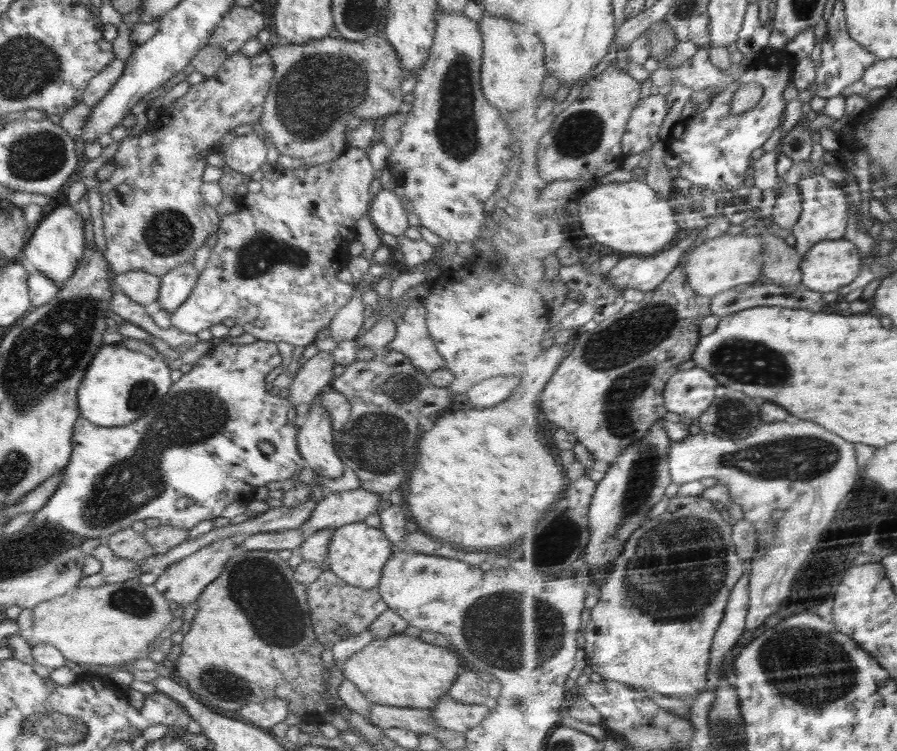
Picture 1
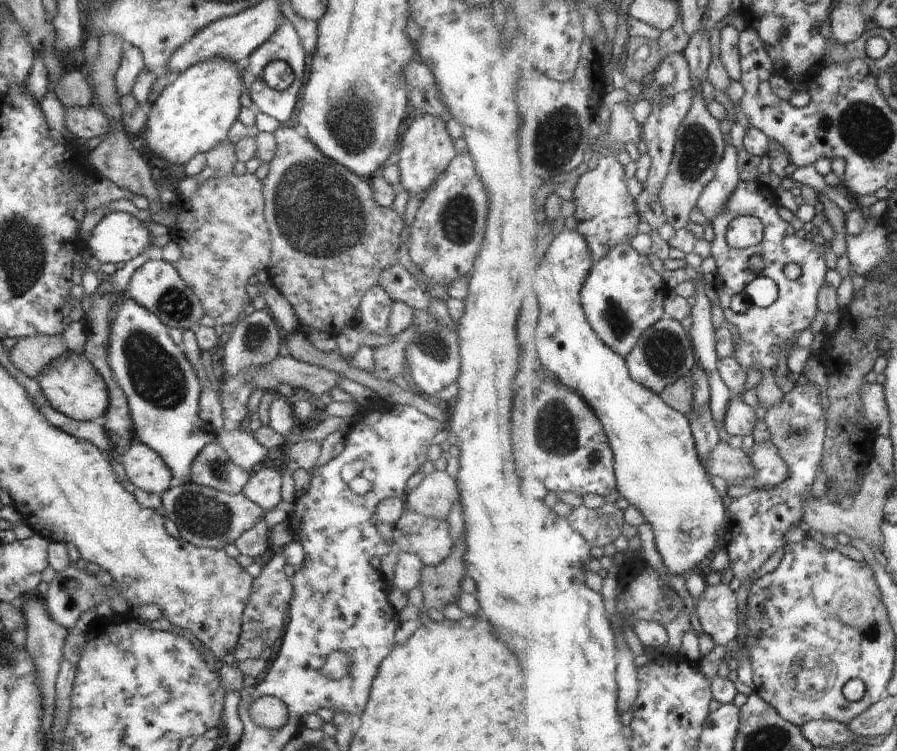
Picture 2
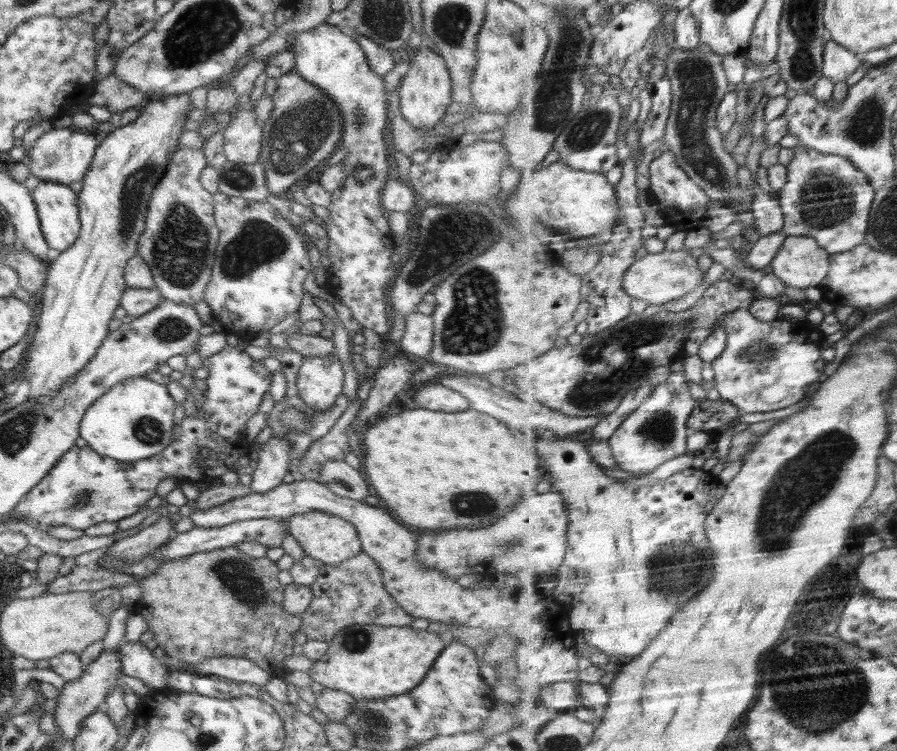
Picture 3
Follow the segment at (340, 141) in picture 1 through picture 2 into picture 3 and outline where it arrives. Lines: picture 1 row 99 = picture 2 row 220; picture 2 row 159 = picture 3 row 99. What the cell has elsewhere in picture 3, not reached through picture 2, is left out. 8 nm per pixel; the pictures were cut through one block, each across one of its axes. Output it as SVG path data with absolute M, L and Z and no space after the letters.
M290 72L277 78L277 88L271 96L274 110L262 124L263 138L260 162L266 174L269 195L281 196L292 184L307 178L308 172L322 160L330 158L340 146L342 118L340 112L320 88L306 82L300 74Z

